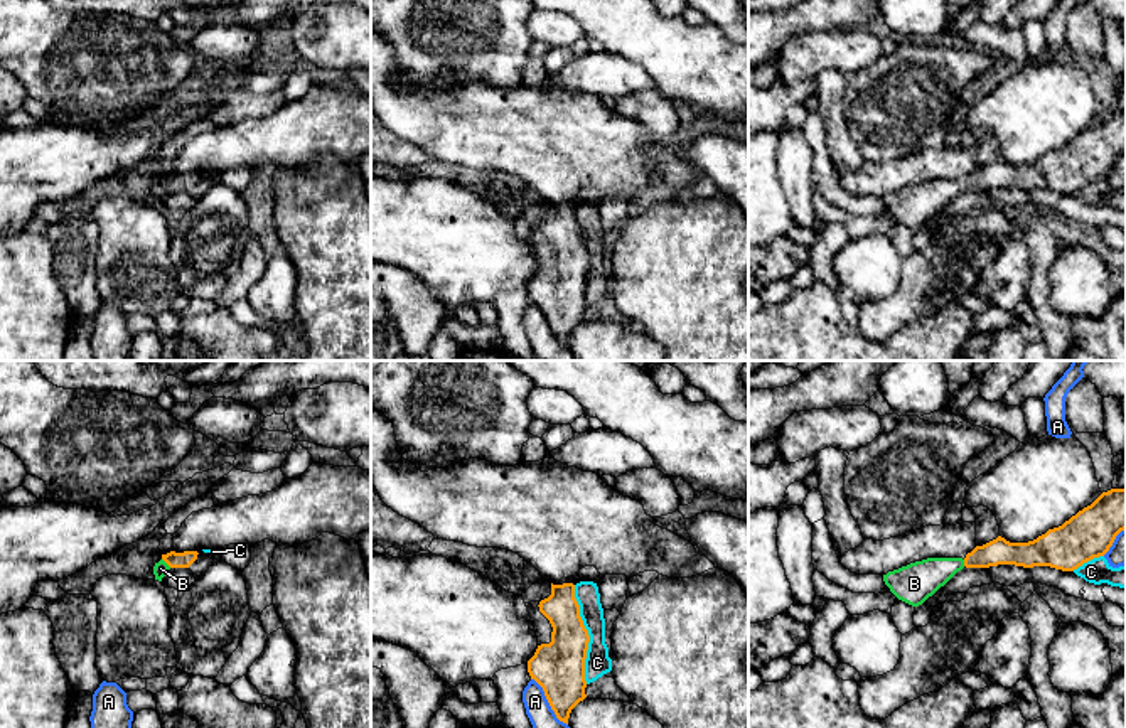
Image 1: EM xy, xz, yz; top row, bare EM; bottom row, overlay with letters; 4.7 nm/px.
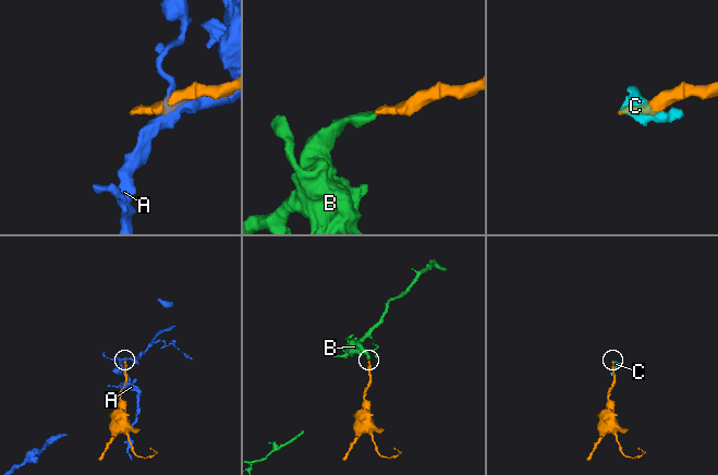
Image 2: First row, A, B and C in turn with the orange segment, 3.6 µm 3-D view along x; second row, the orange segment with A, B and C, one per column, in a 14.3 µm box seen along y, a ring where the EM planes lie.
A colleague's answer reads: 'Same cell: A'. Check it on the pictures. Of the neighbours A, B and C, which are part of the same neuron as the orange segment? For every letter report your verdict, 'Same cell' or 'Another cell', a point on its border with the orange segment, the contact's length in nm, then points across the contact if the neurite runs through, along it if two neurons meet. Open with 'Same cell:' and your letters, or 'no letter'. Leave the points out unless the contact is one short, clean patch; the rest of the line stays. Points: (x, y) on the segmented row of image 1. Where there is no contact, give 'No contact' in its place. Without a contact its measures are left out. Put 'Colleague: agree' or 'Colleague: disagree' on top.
Colleague: disagree
Same cell: B
A: Another cell. Touches orange at xz (548, 701). Shared border 280 nm
B: Same cell. Touches orange at xy (167, 563). Shared border 60 nm. Path across: xy (174, 560), (167, 563), (160, 568)
C: Another cell. Touches orange at xz (587, 634). Shared border 480 nm

